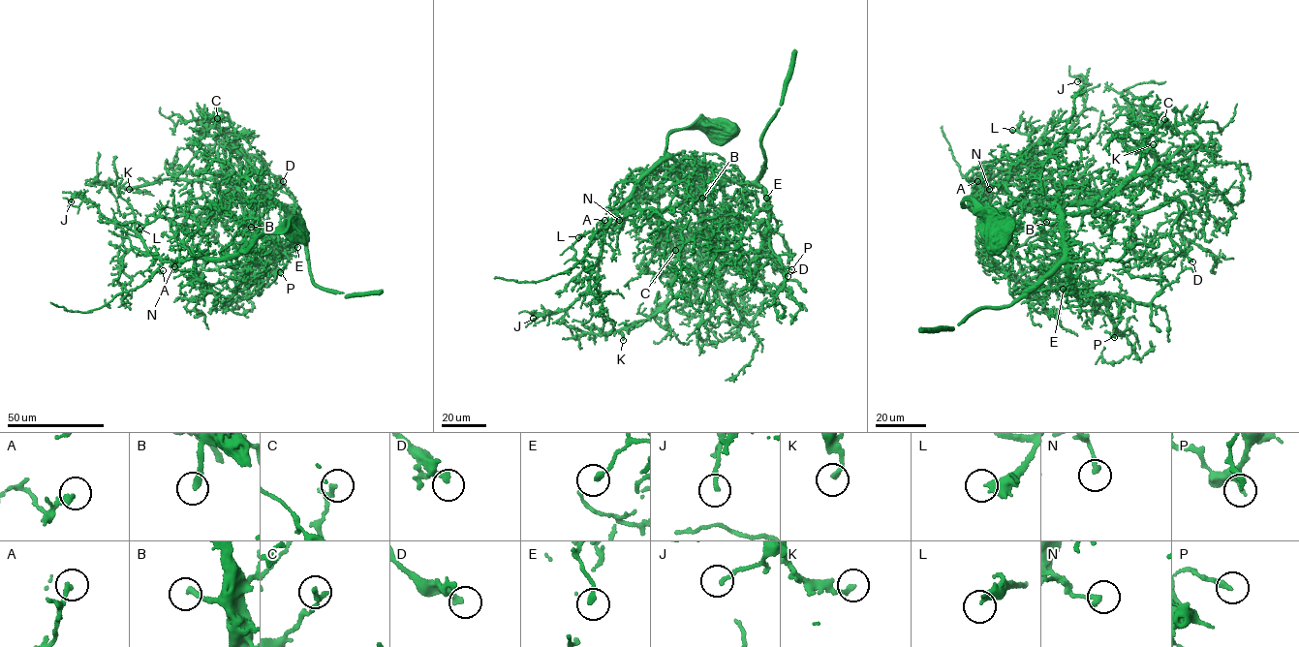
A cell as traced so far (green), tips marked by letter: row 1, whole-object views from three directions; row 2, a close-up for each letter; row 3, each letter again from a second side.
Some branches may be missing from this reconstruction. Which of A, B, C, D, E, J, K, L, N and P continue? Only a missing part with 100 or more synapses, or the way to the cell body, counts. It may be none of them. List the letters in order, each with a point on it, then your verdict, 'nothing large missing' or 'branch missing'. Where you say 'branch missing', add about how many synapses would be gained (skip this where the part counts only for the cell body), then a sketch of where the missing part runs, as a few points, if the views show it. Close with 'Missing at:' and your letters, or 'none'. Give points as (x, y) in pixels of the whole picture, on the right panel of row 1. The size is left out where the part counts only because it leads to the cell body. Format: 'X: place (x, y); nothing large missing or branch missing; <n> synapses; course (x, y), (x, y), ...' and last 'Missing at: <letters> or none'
A: place (977, 181); nothing large missing
B: place (1046, 222); nothing large missing
C: place (1164, 119); nothing large missing
D: place (1192, 261); nothing large missing
E: place (1063, 289); nothing large missing
J: place (1077, 81); nothing large missing
K: place (1153, 144); nothing large missing
L: place (1012, 130); nothing large missing
N: place (989, 189); nothing large missing
P: place (1114, 337); nothing large missing
Missing at: none

